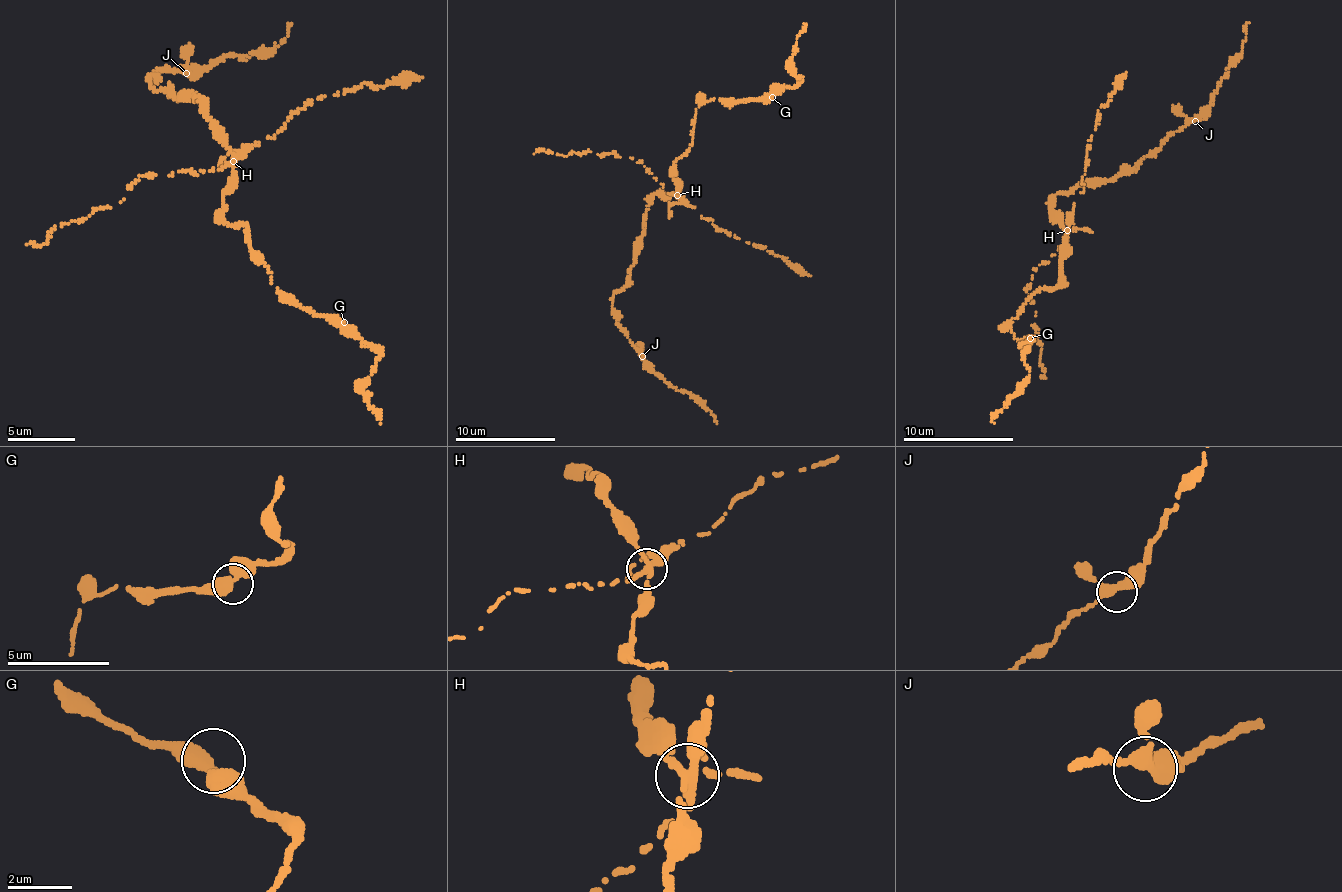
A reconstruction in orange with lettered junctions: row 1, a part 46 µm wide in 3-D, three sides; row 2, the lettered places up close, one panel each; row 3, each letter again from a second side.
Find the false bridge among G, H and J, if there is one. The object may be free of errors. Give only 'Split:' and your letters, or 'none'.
Split: H

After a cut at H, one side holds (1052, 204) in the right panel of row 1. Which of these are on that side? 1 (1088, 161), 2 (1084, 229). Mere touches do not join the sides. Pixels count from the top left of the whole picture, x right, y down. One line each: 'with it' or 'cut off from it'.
1: cut off from it
2: cut off from it

